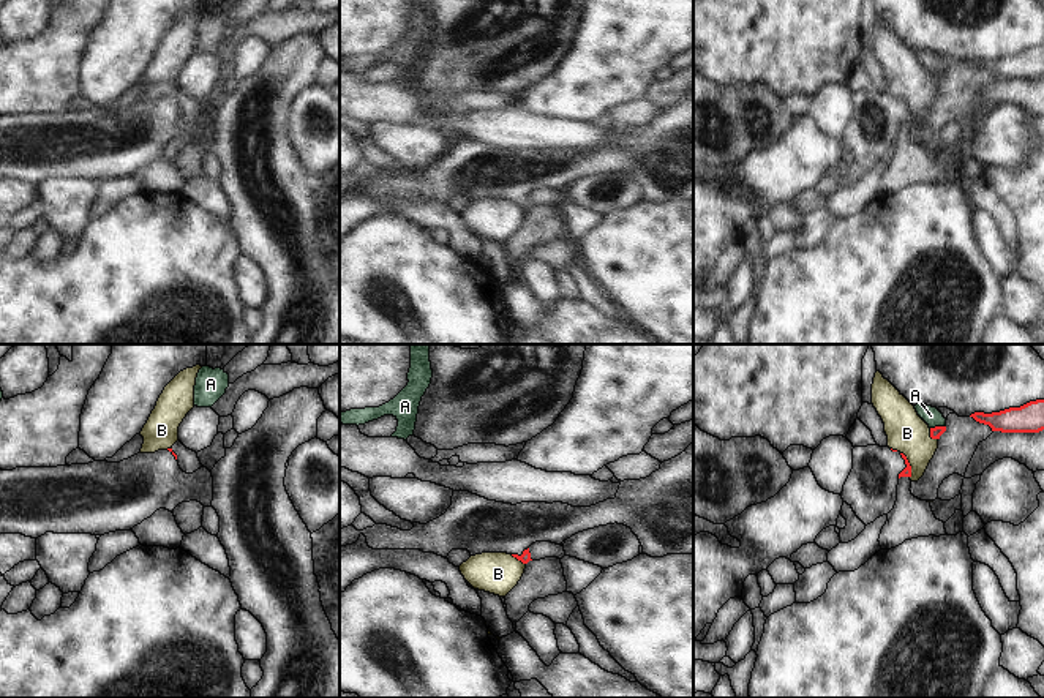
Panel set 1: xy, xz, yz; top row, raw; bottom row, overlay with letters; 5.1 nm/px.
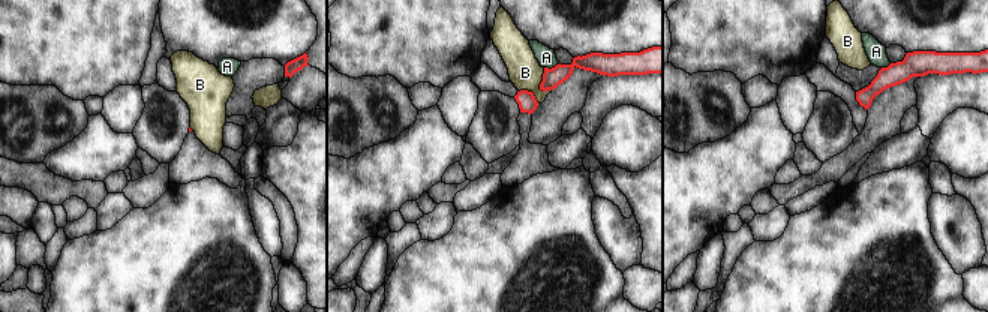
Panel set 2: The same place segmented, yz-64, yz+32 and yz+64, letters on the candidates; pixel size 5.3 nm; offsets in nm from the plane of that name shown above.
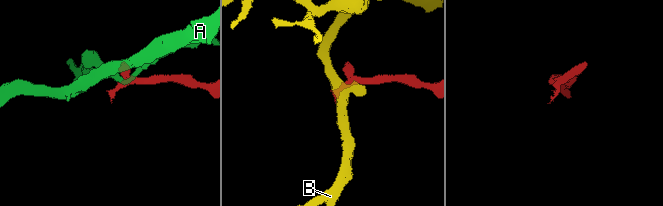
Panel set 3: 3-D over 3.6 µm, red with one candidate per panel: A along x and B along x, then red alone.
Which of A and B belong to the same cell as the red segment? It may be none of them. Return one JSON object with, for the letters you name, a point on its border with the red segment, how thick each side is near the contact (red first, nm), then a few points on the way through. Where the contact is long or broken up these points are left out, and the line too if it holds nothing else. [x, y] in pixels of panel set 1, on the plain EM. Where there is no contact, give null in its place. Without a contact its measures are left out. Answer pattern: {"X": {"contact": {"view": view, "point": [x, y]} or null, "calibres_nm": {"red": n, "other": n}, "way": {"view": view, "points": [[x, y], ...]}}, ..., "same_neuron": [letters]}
{"same_neuron": []}

